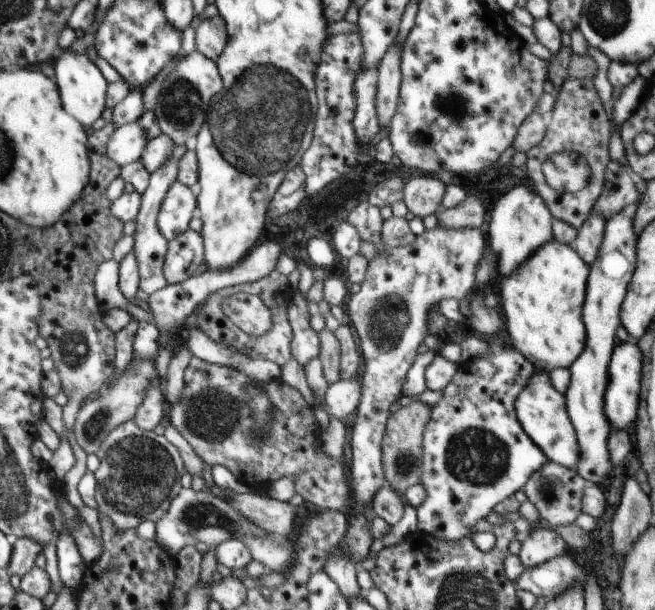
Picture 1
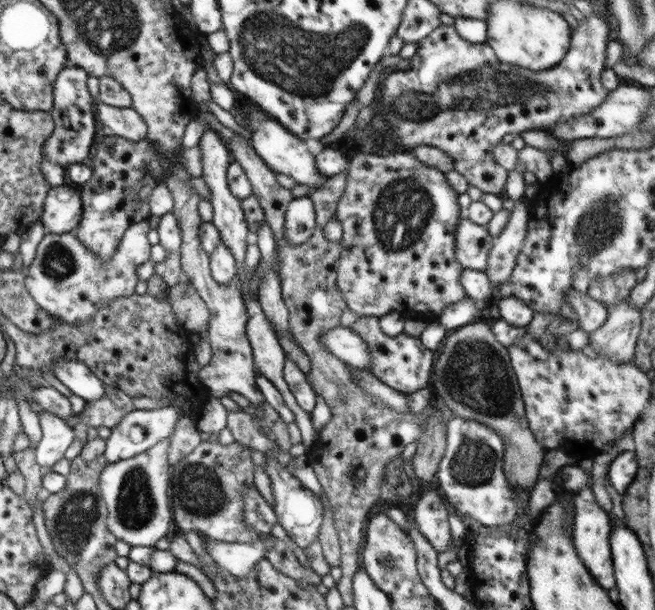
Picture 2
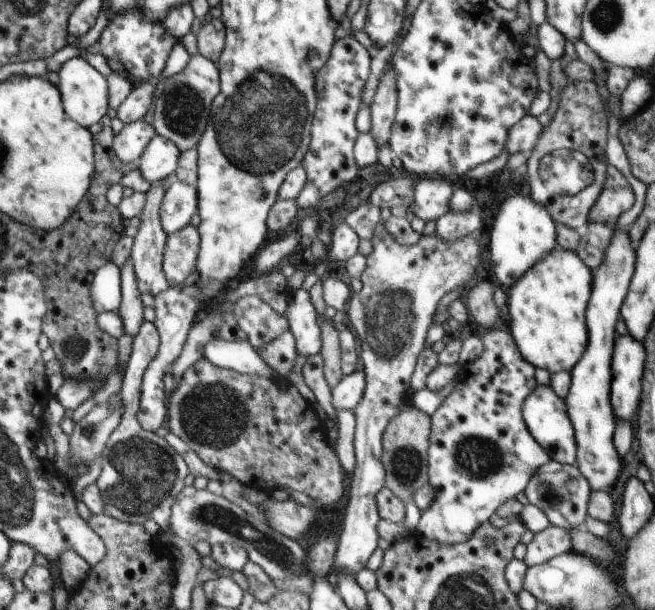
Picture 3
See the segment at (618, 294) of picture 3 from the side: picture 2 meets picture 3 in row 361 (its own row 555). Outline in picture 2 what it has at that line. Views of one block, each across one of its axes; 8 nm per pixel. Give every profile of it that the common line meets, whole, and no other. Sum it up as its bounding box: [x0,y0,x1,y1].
[572,487,616,591]

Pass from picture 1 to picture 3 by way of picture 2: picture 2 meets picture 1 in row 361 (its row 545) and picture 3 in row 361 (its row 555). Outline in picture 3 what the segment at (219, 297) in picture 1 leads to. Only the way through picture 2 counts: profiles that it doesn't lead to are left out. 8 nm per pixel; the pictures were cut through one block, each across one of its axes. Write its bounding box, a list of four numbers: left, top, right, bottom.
[255,330,299,377]

